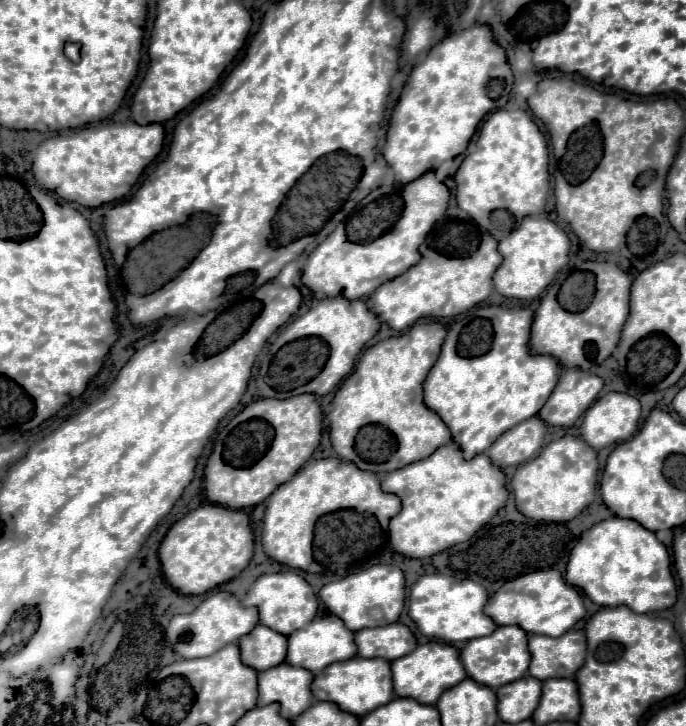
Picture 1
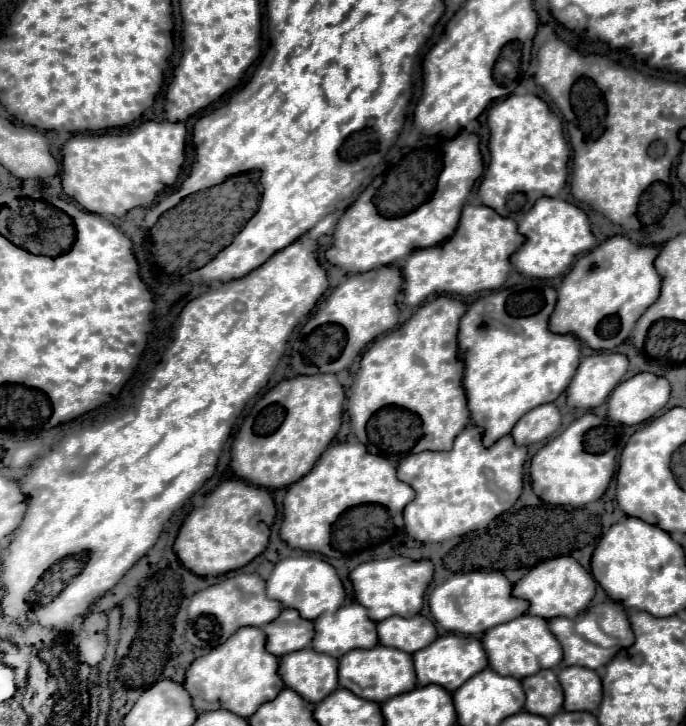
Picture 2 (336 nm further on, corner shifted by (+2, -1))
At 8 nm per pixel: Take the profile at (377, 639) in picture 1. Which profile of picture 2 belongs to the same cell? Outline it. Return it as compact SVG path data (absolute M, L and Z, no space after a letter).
M393 615L379 621L377 629L379 629L381 645L397 647L397 649L403 649L405 653L415 653L437 639L433 621L423 615L415 615L411 619Z

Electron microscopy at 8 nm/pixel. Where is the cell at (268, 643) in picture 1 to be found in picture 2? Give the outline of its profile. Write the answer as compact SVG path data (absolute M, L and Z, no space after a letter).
M283 609L283 613L263 627L267 635L267 651L281 657L311 645L315 635L313 623L303 619L297 609Z

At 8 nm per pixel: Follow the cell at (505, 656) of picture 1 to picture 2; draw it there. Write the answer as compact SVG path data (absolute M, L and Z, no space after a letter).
M521 615L513 621L501 623L493 629L489 629L483 635L483 647L489 657L489 665L501 673L501 675L511 675L517 679L535 675L541 669L551 669L561 663L563 649L561 643L555 639L555 635L549 631L547 619L543 617L533 617L533 615Z

